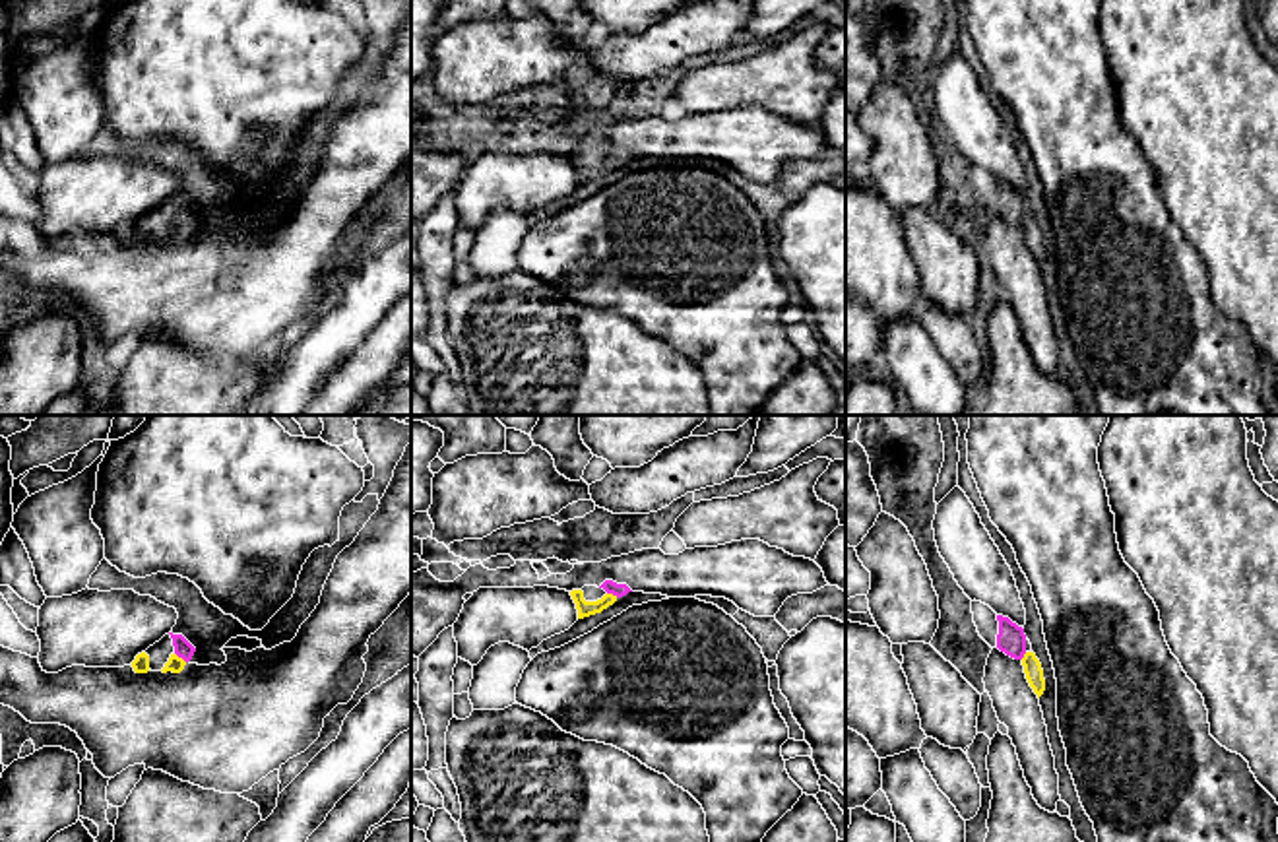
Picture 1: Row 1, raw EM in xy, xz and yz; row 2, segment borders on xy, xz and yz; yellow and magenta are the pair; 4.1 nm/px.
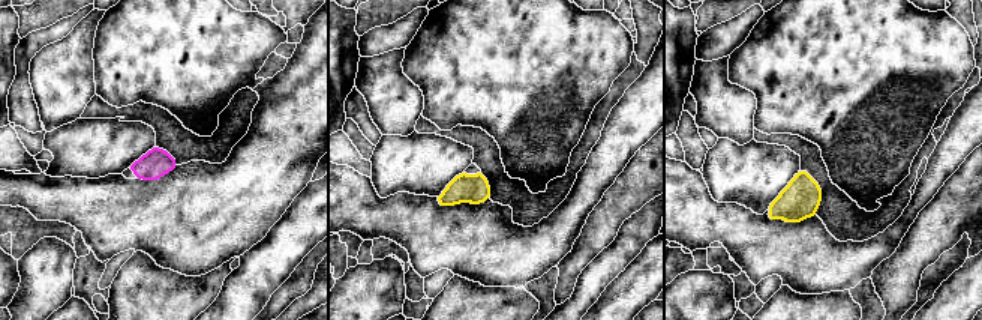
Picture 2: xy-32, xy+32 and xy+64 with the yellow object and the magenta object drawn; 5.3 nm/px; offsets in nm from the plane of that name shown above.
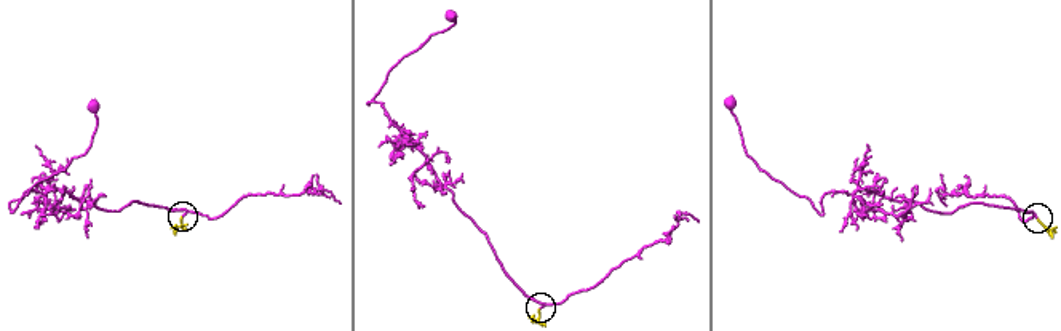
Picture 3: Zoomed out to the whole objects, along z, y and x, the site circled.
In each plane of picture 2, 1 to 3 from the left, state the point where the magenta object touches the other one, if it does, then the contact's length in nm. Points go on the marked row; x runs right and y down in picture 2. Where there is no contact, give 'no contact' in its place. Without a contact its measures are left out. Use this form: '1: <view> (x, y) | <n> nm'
1: no contact
2: no contact
3: no contact

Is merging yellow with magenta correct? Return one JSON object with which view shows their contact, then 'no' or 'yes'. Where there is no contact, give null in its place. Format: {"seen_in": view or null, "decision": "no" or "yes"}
{"seen_in": "xy", "decision": "yes"}

